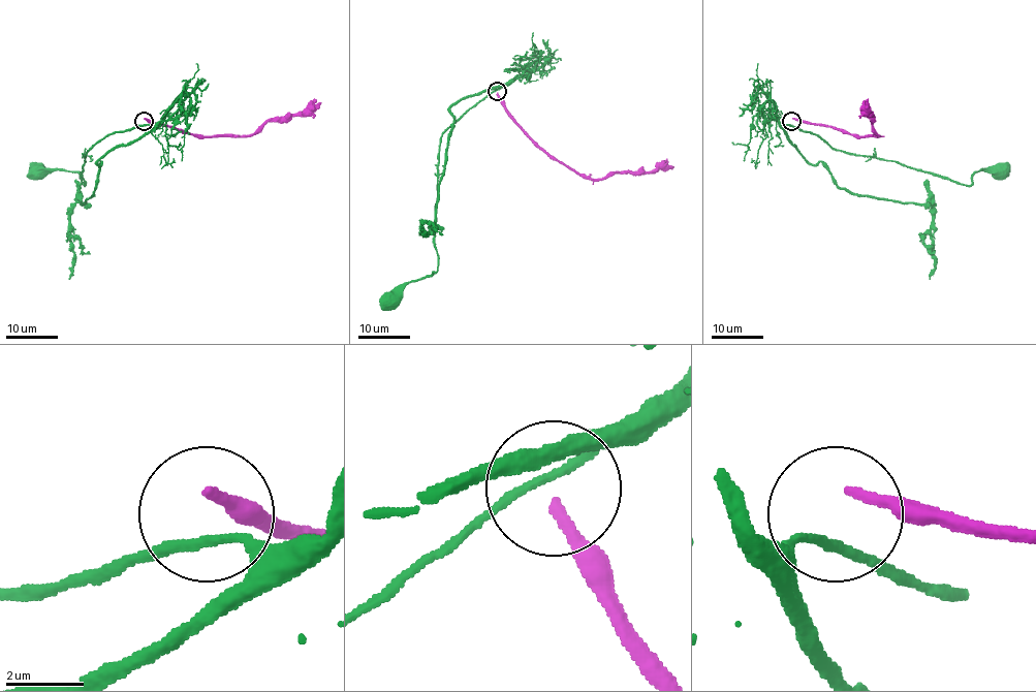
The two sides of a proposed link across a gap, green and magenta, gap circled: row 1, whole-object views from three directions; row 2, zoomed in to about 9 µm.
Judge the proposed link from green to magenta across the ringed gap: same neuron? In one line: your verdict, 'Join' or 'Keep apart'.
Keep apart

